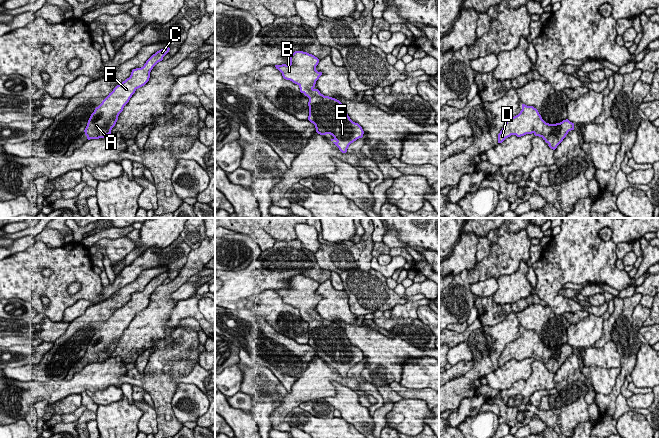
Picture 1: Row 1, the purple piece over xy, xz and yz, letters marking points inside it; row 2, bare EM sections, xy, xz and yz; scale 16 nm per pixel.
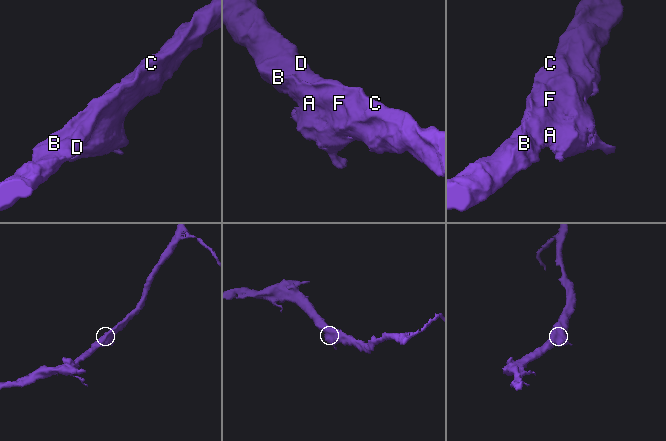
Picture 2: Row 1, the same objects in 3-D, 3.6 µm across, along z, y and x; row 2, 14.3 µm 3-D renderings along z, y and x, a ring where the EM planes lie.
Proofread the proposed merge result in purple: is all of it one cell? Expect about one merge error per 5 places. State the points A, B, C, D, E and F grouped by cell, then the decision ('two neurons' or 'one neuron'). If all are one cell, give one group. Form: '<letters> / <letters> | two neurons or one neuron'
A B C D E F | one neuron

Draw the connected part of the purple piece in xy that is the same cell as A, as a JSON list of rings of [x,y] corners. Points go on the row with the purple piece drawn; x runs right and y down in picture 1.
[[[164,48],[153,54],[141,68],[133,69],[129,78],[117,85],[111,93],[95,108],[84,130],[87,139],[104,138],[111,134],[119,114],[129,102],[135,91],[144,86],[150,78],[153,67],[169,52]]]

